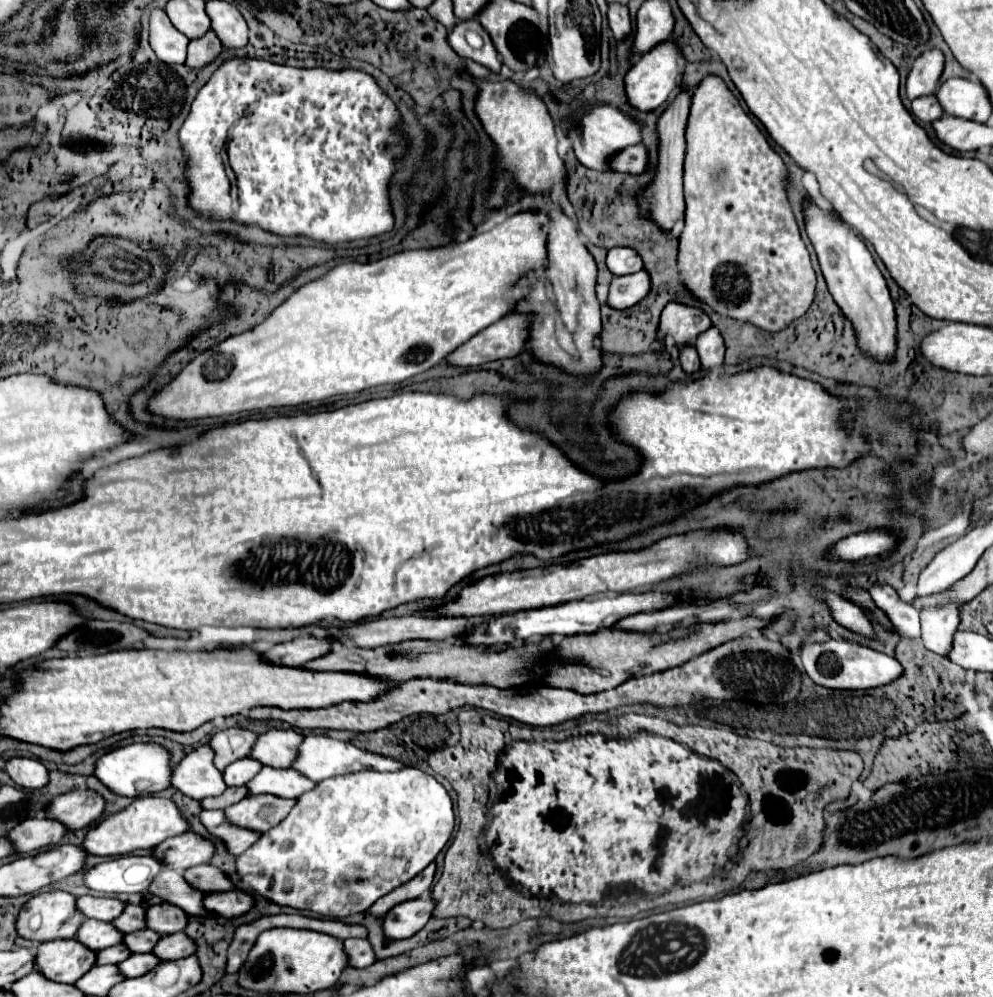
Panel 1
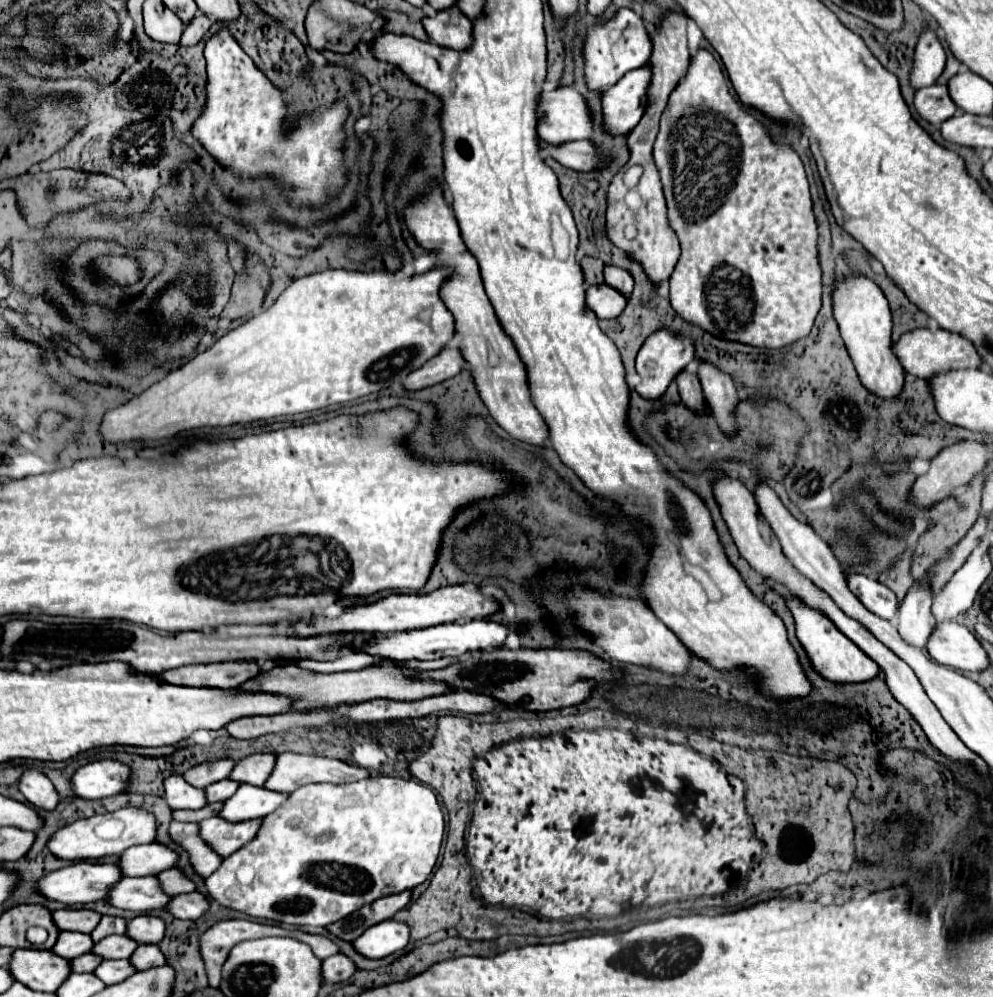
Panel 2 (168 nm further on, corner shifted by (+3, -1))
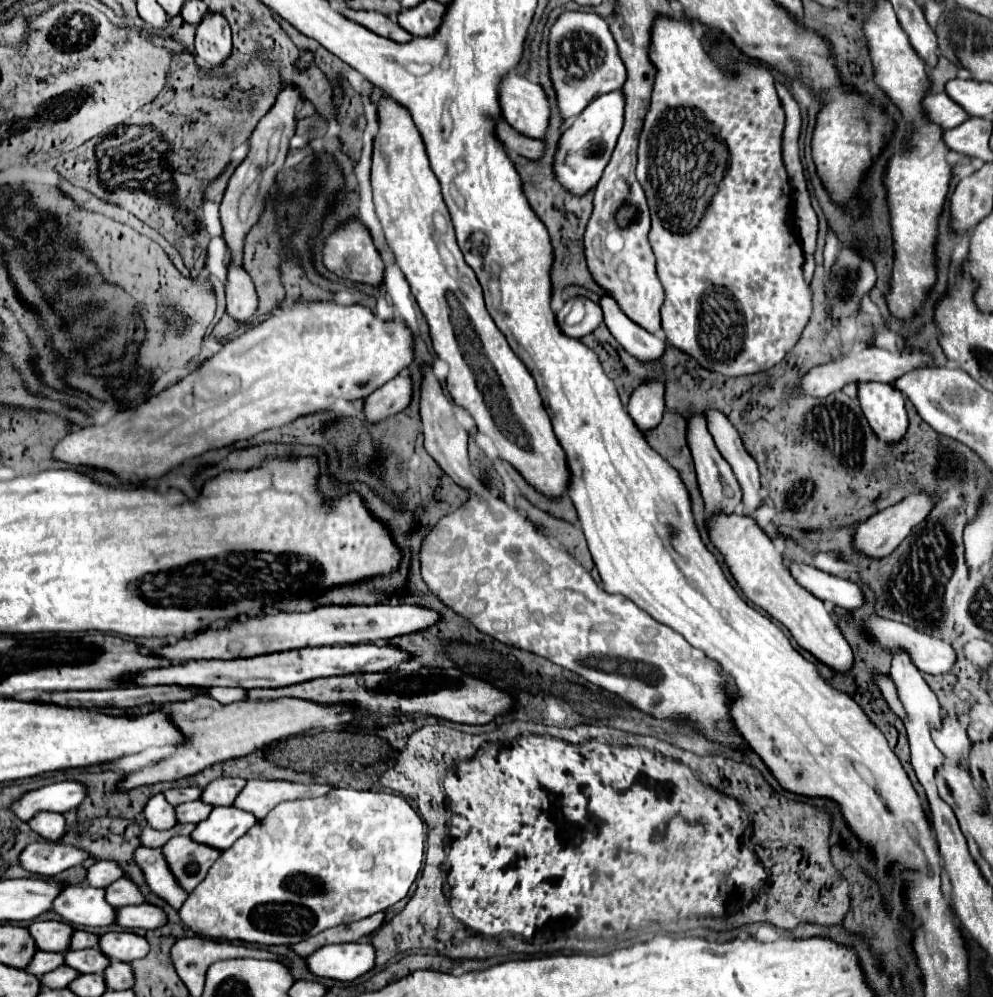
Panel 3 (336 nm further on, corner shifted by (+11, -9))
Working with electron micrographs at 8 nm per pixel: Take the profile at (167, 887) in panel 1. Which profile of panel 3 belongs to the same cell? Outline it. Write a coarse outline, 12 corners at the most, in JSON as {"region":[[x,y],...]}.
{"region":[[66,887],[54,911],[76,925],[114,925],[106,891]]}

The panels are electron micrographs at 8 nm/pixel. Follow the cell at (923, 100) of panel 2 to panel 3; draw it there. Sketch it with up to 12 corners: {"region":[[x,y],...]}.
{"region":[[930,93],[922,107],[944,131],[968,115],[946,93]]}

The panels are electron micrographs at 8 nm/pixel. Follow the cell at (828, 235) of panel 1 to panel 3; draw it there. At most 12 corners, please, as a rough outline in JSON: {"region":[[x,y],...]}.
{"region":[[878,381],[858,383],[858,401],[880,439],[900,441],[904,395]]}

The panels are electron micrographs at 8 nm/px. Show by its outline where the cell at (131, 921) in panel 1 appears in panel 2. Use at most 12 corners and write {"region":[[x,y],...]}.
{"region":[[102,917],[90,933],[92,941],[126,933],[120,917]]}

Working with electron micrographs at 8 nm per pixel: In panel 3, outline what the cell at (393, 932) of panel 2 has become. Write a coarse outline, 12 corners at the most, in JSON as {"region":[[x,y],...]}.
{"region":[[370,943],[326,945],[316,977],[352,981],[374,967]]}

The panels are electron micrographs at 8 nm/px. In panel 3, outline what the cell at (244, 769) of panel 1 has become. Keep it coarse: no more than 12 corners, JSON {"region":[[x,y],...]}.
{"region":[[190,801],[176,807],[178,823],[200,823],[214,807]]}

